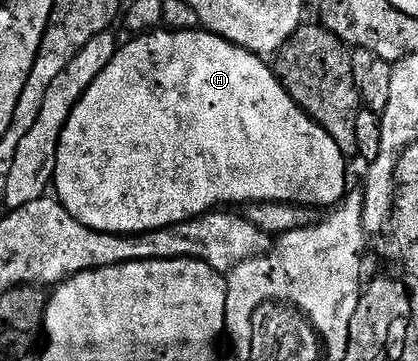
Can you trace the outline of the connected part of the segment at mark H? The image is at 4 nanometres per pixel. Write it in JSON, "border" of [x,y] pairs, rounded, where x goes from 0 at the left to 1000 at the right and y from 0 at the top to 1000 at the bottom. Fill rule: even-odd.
{"border":[[[371,80],[316,108],[323,108],[316,119],[297,116],[287,127],[270,169],[261,169],[232,224],[213,235],[146,368],[127,529],[153,579],[184,612],[227,640],[273,651],[335,651],[349,640],[373,640],[388,629],[411,629],[471,607],[517,582],[526,568],[553,568],[543,562],[711,562],[756,579],[792,579],[821,560],[835,526],[833,443],[816,424],[806,391],[797,391],[797,380],[787,380],[778,355],[763,349],[751,330],[727,319],[725,305],[696,274],[696,260],[677,244],[665,205],[651,188],[646,197],[612,144],[536,108],[531,97],[510,97],[493,80]]]}

